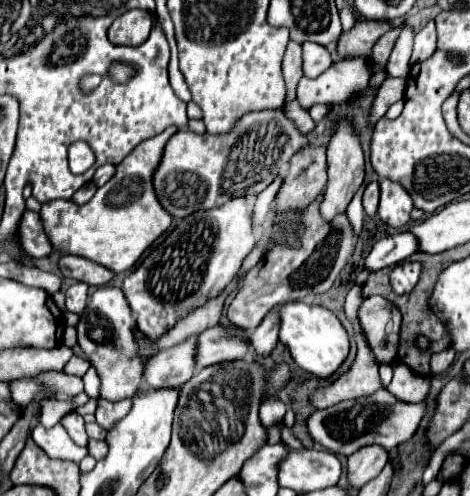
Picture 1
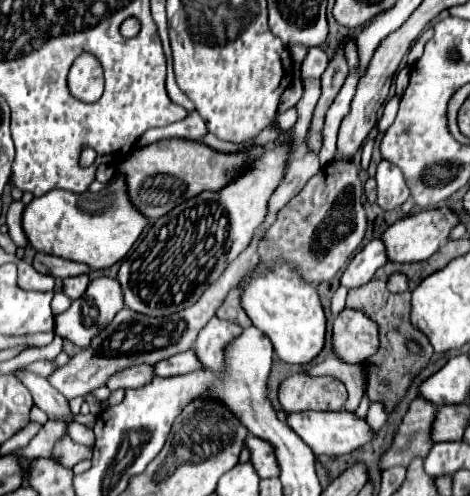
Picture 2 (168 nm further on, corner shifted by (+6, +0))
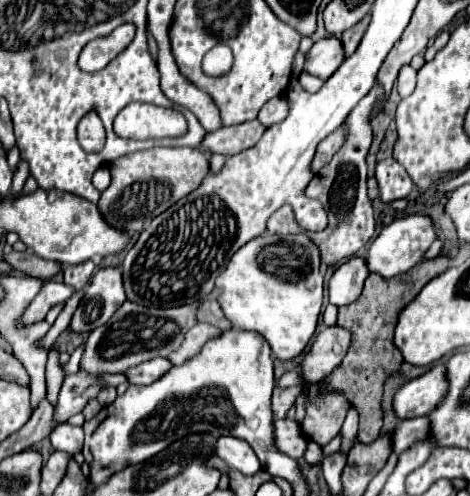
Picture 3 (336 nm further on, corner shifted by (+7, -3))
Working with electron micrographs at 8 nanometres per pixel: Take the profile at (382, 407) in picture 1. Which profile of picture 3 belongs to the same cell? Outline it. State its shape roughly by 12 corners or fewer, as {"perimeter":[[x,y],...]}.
{"perimeter":[[275,420],[277,450],[303,458],[307,440],[295,420]]}

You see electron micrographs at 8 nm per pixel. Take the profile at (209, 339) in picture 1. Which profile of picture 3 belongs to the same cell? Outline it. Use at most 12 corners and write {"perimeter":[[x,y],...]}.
{"perimeter":[[165,358],[141,362],[125,376],[129,384],[153,384],[171,368]]}

